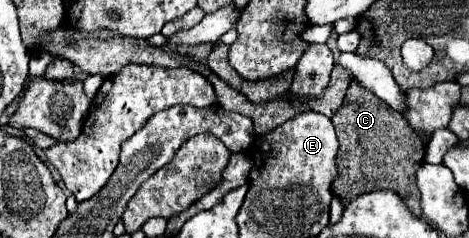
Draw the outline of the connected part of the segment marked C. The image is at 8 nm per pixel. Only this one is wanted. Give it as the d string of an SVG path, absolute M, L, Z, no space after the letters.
M351 80L343 106L331 118L335 124L339 152L337 168L339 176L333 182L333 194L349 204L353 198L373 192L373 190L393 190L397 192L413 216L421 218L419 190L415 186L415 174L425 158L425 146L417 134L409 128L405 118L393 110L387 102L377 98L373 92L365 90L361 84Z

